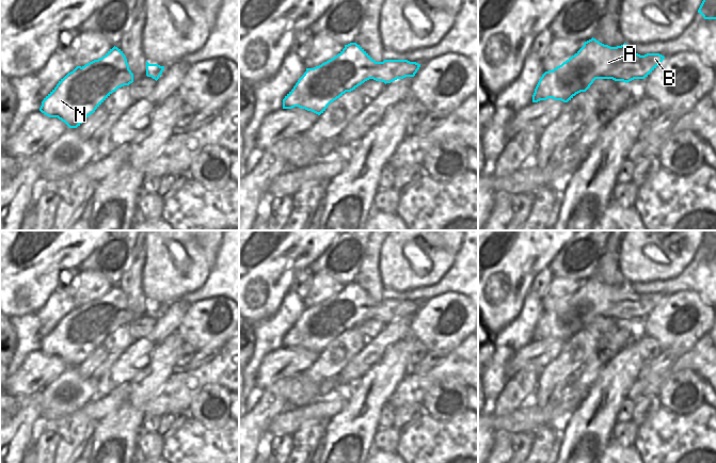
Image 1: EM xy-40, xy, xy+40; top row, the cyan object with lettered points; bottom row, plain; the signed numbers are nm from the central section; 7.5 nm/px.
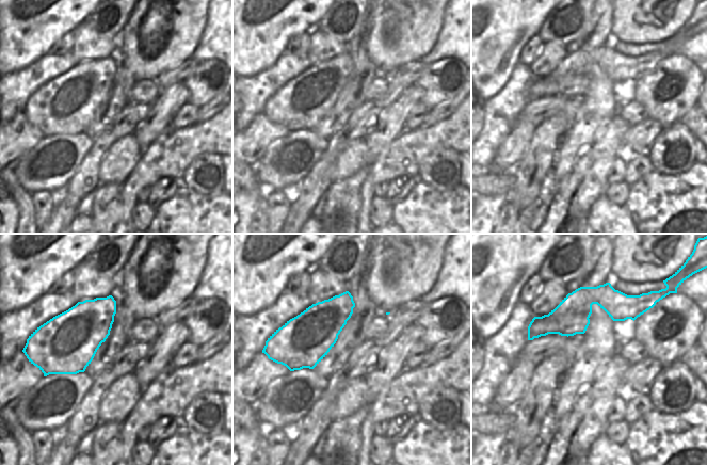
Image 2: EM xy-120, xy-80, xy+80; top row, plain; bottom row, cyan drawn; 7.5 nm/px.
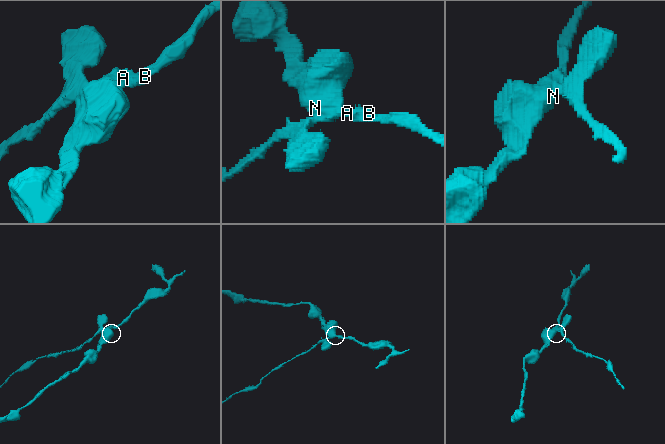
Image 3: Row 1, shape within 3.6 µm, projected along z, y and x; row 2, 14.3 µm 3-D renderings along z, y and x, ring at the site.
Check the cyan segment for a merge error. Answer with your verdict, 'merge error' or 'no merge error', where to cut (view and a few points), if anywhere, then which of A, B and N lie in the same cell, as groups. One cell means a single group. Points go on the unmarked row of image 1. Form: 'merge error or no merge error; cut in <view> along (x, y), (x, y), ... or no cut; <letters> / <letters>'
merge error; cut in xy+40 along (622, 287), (620, 304), (588, 303), (567, 315), (542, 316); A N / B

